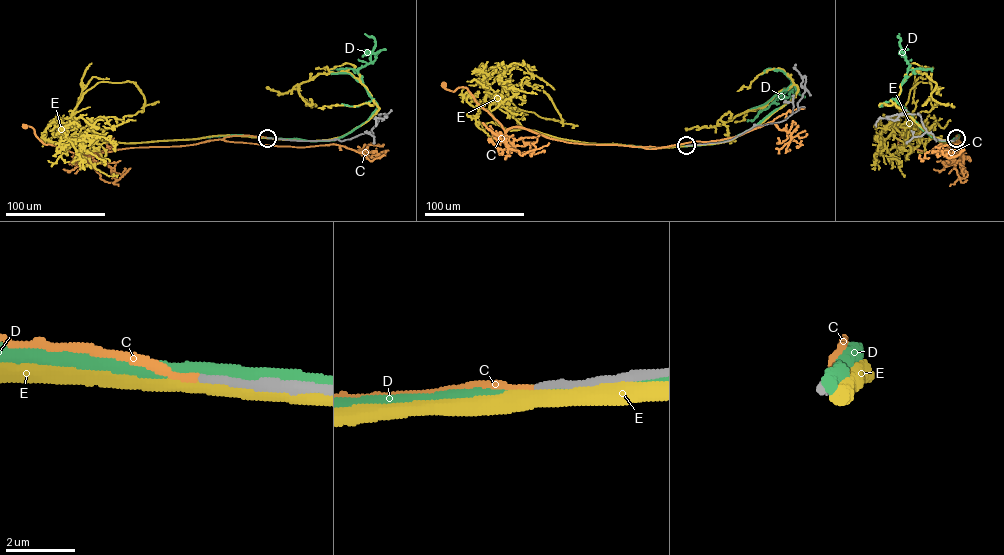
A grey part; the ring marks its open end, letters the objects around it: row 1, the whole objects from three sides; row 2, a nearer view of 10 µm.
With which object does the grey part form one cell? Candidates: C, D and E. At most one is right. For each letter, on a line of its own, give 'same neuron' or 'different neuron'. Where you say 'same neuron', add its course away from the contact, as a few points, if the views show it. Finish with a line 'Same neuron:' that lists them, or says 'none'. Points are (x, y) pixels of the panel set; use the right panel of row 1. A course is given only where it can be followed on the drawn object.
C: same neuron; it runs (956, 138), (958, 135), (955, 146), (929, 153), (898, 144), (903, 129), (896, 126)
D: different neuron
E: different neuron
Same neuron: C

